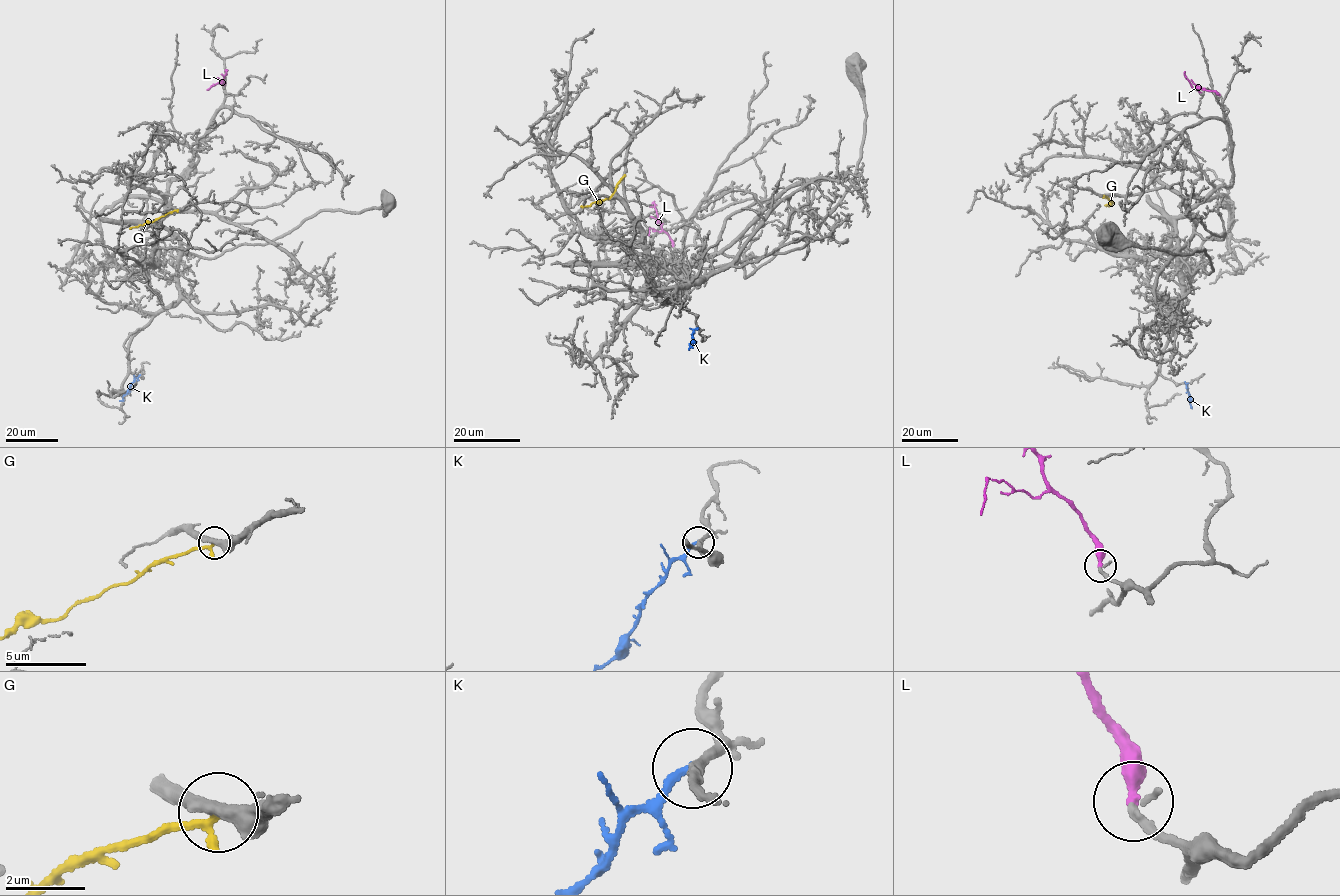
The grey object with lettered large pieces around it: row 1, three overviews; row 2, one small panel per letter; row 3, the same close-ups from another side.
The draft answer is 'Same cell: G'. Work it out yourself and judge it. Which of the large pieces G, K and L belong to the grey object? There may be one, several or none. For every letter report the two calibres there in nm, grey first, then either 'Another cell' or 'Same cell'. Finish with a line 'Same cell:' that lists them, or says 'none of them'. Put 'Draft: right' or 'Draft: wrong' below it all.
G: Thickness 360 nm (grey) against 240 nm. Another cell
K: Thickness 240 nm (grey) against 200 nm. Another cell
L: Thickness 170 nm (grey) against 360 nm. Same cell
Same cell: L
Draft: wrong

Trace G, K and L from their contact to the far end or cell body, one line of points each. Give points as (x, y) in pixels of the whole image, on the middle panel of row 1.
G: (624, 175), (608, 199), (581, 206)
K: (697, 328), (694, 330), (689, 349)
L: (672, 246), (652, 203)

